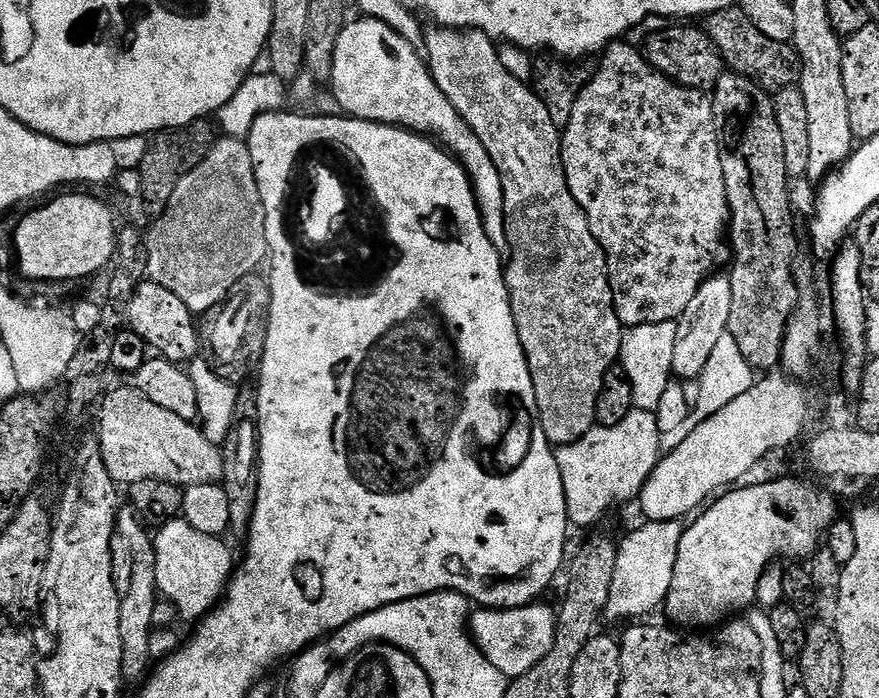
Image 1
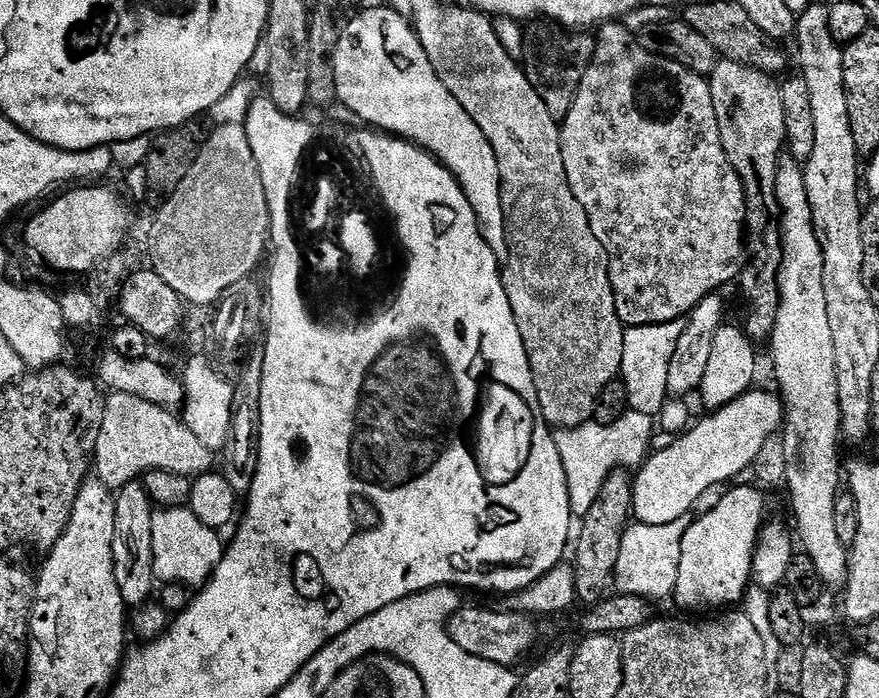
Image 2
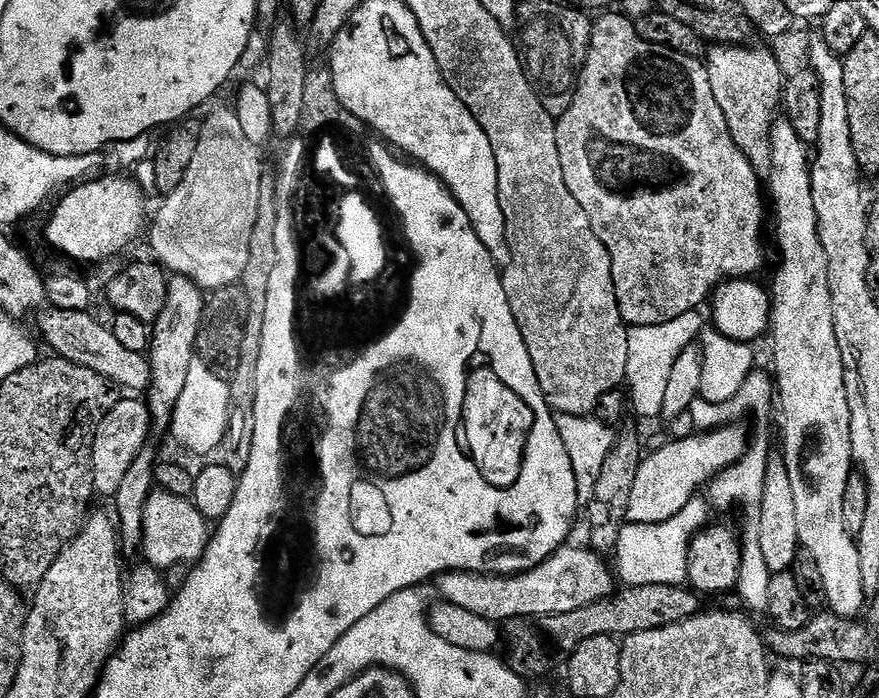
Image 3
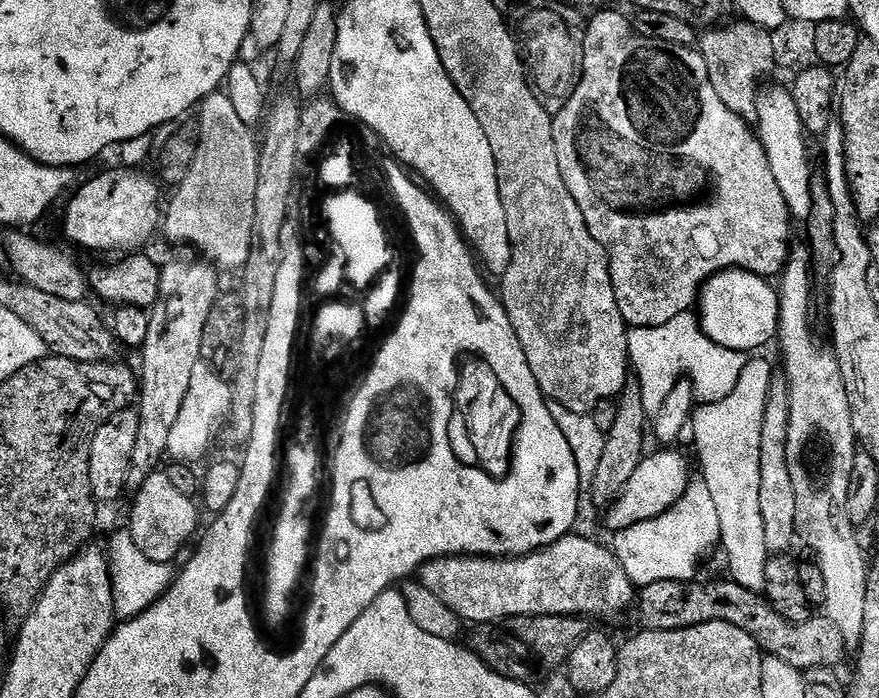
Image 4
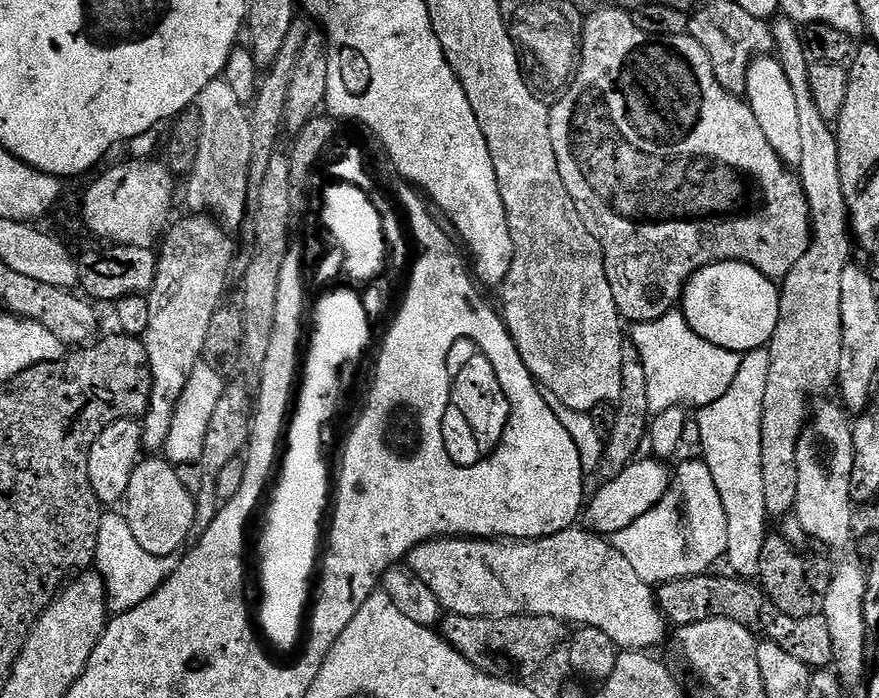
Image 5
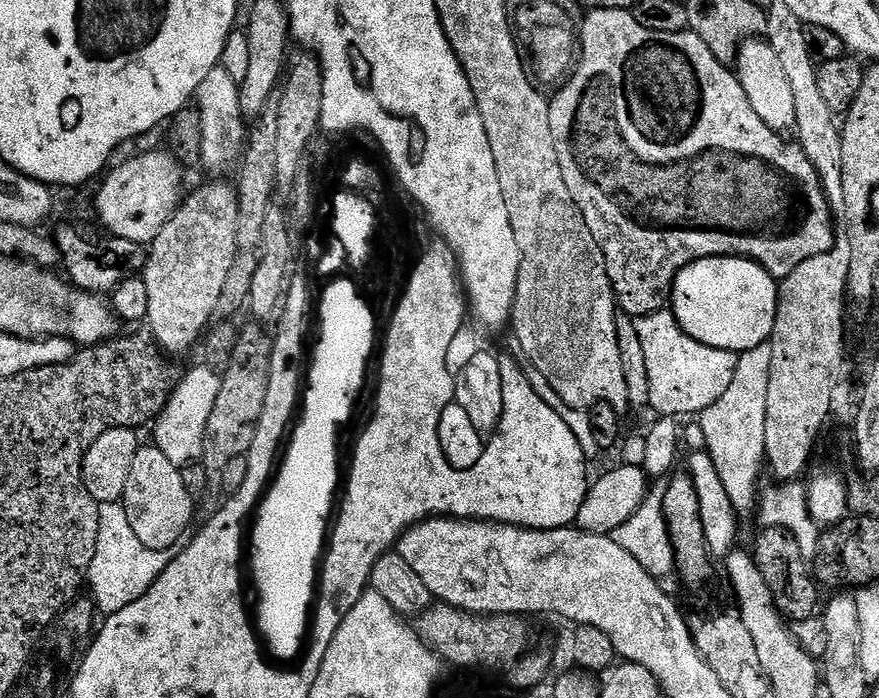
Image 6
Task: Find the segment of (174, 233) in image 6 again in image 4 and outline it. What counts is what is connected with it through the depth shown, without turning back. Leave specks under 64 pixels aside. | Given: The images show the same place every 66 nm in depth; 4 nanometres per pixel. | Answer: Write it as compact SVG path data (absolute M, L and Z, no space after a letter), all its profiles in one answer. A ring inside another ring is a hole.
M203 258L195 259L172 260L168 265L165 263L160 270L160 297L156 299L150 312L150 330L146 334L142 349L144 373L141 371L138 376L138 438L134 438L134 454L130 454L130 466L124 483L125 489L132 494L140 489L142 482L146 482L152 472L165 463L170 446L170 433L174 431L174 422L182 410L186 390L190 390L190 377L194 374L194 366L201 363L202 330L206 330L206 318L210 318L210 310L214 310L214 302L222 292L220 280L216 277L217 269Z

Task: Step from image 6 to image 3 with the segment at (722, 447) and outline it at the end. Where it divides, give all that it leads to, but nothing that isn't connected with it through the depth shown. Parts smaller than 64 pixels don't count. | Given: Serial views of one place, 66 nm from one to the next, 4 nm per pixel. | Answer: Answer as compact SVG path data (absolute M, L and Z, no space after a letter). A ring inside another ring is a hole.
M753 370L748 375L746 382L742 382L738 394L726 402L706 402L703 398L696 400L692 404L691 412L678 414L678 418L667 421L668 436L673 440L684 440L693 435L694 429L700 432L711 432L714 428L723 428L727 425L743 421L743 416L752 416L756 423L754 428L754 439L749 443L744 456L738 462L734 462L726 470L722 470L711 480L706 488L706 496L710 501L711 507L732 508L735 504L744 507L744 532L739 533L740 537L740 569L736 579L735 591L740 592L744 599L744 604L749 608L747 611L767 613L768 603L770 602L770 582L773 573L770 571L764 560L761 551L761 541L758 538L759 512L762 502L762 486L766 486L766 466L773 451L772 444L768 441L768 423L774 420L774 380L761 370Z

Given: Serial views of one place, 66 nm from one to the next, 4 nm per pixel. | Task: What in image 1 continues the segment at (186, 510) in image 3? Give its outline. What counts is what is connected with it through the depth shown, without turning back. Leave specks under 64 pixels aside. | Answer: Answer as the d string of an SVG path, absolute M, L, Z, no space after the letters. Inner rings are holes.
M183 518L168 520L159 525L154 536L156 590L163 599L172 603L181 621L199 622L220 603L221 589L225 587L234 568L232 552L224 542L221 537L194 530L194 526L190 526L190 522Z

